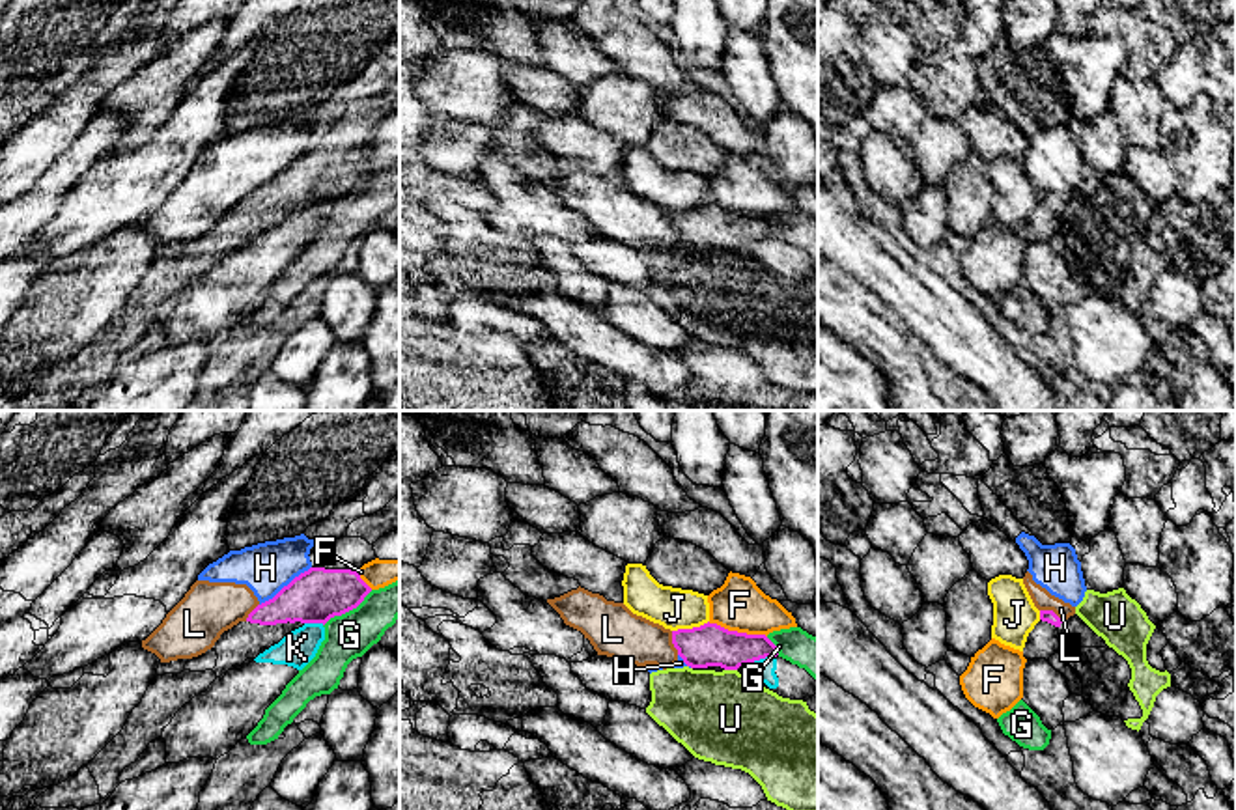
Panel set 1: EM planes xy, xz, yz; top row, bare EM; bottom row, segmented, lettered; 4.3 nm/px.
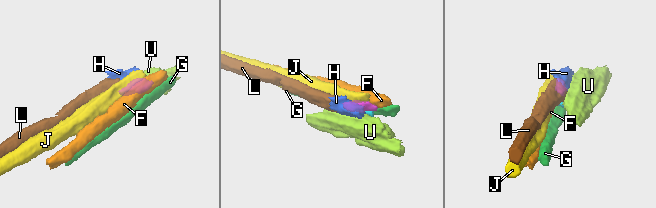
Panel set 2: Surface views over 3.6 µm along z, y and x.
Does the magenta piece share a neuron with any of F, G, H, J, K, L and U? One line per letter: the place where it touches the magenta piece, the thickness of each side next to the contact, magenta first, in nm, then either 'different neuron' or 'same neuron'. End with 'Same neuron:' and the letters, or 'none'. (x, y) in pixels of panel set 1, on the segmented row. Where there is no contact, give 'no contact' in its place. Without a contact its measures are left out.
F: contact xz (736, 631); calibres 190 and 220 nm; different neuron
G: contact xy (348, 611); calibres 240 and 190 nm; different neuron
H: contact xy (284, 586); calibres 240 and 220 nm; different neuron
J: contact xz (689, 629); calibres 190 and 180 nm; different neuron
K: contact xz (762, 657); calibres 190 and 90 nm; different neuron
L: contact xz (673, 642); calibres 190 and 220 nm; different neuron
U: contact xz (730, 669); calibres 190 and 400 nm; different neuron
Same neuron: none

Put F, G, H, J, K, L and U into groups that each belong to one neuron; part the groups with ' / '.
F / G / H L / J / K / U

